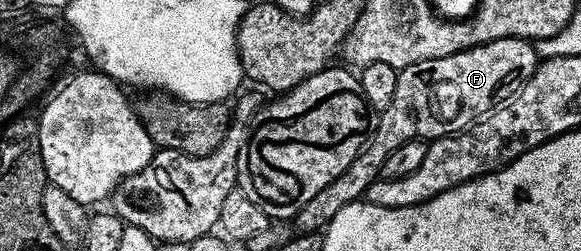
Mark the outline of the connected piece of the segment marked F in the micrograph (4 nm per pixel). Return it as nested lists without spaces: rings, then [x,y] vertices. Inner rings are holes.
[[[505,37],[440,59],[424,59],[398,70],[392,103],[381,110],[379,117],[382,118],[379,121],[377,118],[362,152],[340,171],[340,175],[336,175],[336,179],[332,179],[332,183],[328,183],[328,187],[324,187],[324,191],[316,191],[316,195],[304,203],[296,218],[297,228],[304,233],[325,230],[344,207],[365,198],[370,184],[382,176],[384,159],[388,159],[400,143],[443,137],[467,129],[479,117],[491,113],[496,106],[518,93],[520,87],[532,79],[539,60],[535,42],[525,37]]]

